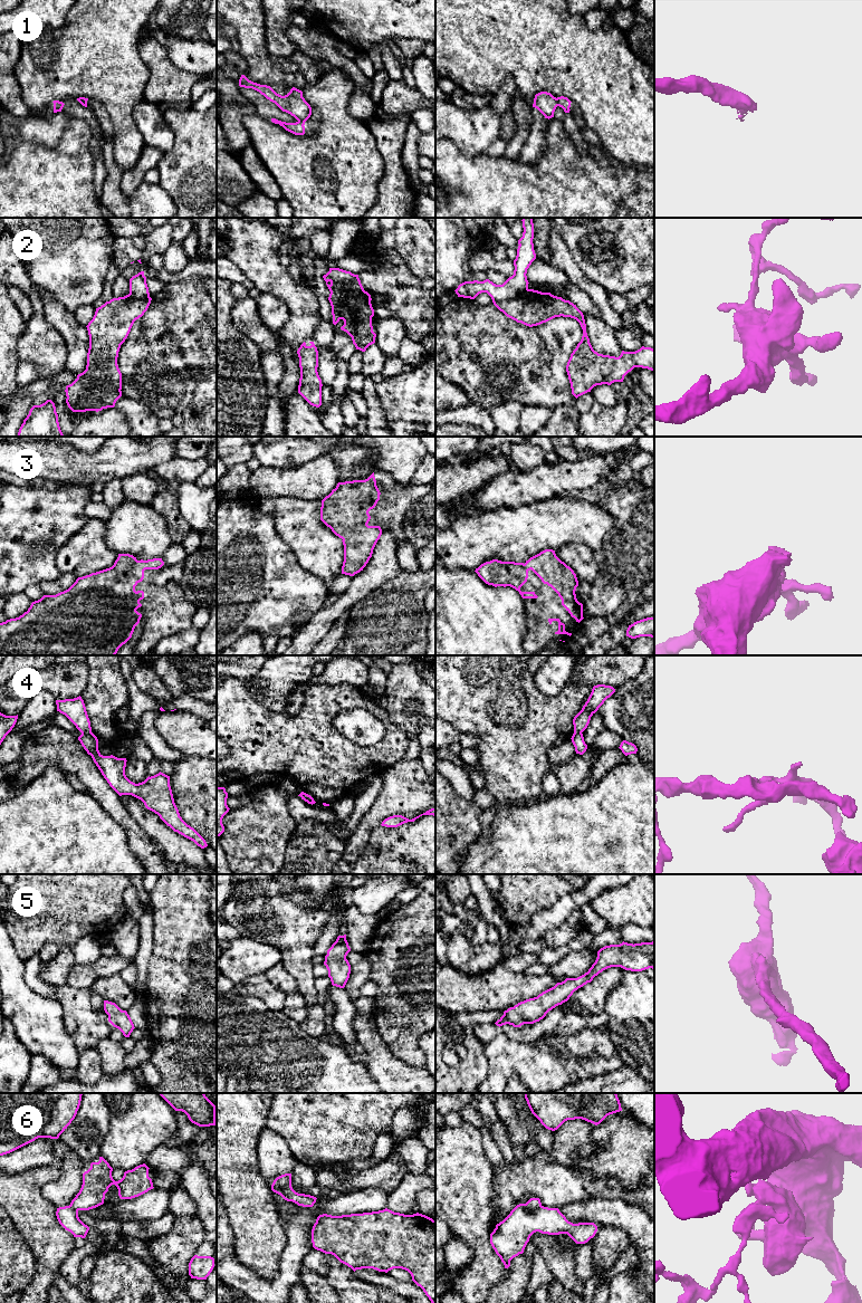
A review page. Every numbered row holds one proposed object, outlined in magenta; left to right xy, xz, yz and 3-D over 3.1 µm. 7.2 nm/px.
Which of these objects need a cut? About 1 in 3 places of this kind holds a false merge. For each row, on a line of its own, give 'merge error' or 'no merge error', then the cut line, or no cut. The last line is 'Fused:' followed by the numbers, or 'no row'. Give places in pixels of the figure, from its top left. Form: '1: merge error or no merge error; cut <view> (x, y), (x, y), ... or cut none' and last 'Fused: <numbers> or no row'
1: merge error; cut xz (298, 120), (305, 121)
2: merge error; cut yz (528, 289), (511, 298), (492, 300)
3: no merge error; cut none
4: merge error; cut xy (91, 731), (82, 734)
5: no merge error; cut none
6: merge error; cut xz (289, 1184), (285, 1189), (285, 1194), (291, 1200)
Fused: 1, 2, 4, 6

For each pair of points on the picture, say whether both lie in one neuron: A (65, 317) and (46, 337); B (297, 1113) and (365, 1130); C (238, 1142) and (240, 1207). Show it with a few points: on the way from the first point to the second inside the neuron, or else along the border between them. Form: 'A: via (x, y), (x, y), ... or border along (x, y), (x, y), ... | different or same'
A: border along (41, 314), (64, 339), (66, 351) | different
B: via (314, 1113), (348, 1113) | same
C: via (238, 1158), (240, 1191) | same

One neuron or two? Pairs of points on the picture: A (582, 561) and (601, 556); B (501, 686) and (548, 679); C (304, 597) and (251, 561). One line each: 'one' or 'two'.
A: two
B: two
C: one

